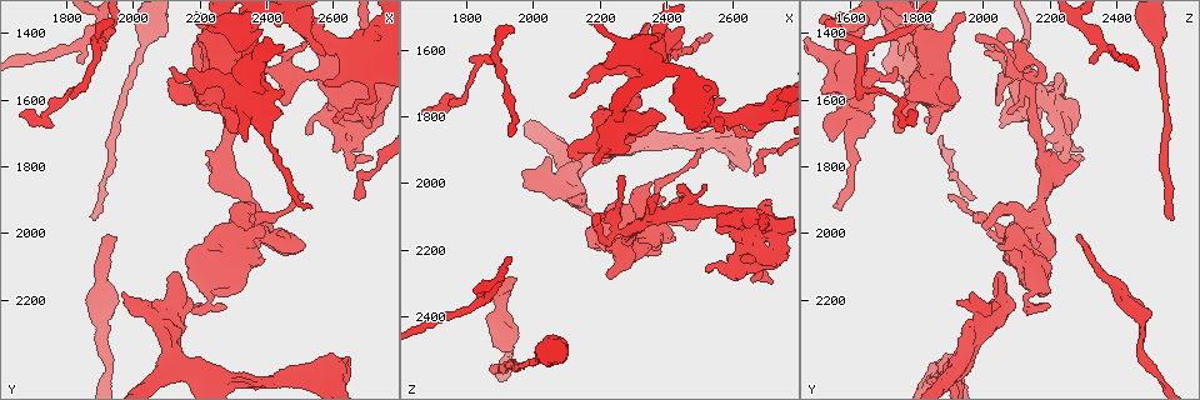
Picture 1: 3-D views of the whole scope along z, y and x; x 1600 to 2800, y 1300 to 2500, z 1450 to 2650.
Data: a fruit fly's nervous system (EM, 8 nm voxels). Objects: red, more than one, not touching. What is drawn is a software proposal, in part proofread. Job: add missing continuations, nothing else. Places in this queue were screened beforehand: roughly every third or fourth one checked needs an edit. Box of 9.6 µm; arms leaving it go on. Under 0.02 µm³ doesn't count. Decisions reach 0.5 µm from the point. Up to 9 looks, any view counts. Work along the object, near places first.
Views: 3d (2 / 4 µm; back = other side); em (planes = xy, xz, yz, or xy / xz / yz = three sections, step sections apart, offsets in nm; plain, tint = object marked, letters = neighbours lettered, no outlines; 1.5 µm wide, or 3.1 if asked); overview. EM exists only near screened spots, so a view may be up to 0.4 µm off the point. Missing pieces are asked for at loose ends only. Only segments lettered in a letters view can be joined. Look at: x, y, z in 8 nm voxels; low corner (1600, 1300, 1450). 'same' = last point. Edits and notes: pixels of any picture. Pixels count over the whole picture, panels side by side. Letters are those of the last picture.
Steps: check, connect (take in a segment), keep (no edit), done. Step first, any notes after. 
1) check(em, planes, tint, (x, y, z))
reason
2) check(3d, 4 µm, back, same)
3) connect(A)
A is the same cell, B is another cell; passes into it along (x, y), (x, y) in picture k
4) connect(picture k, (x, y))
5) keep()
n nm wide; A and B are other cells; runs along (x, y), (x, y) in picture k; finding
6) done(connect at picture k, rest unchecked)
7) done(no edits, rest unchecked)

check(3d, 2 µm, (1840, 1490, 2320))
branch stops here

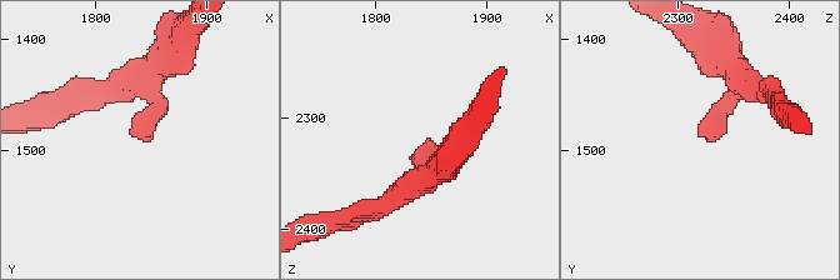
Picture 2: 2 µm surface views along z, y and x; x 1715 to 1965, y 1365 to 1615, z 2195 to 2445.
check(em, xz, step 4, letters, (1838, 1488, 2326))

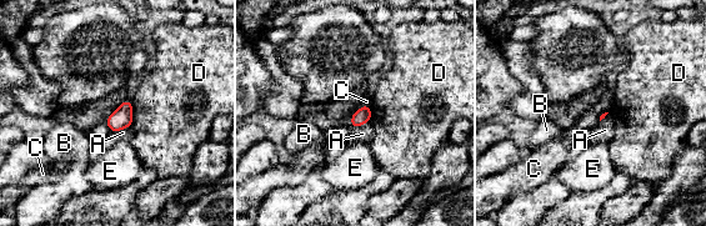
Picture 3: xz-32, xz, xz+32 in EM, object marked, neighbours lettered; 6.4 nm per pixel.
keep()
A, B, C, D and E are other cells; border along (369, 105), (354, 112), (350, 126) in picture 3; none of them fits

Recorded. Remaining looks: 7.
check(3d, 2 µm, back, (2130, 2120, 2050))
branch stops here

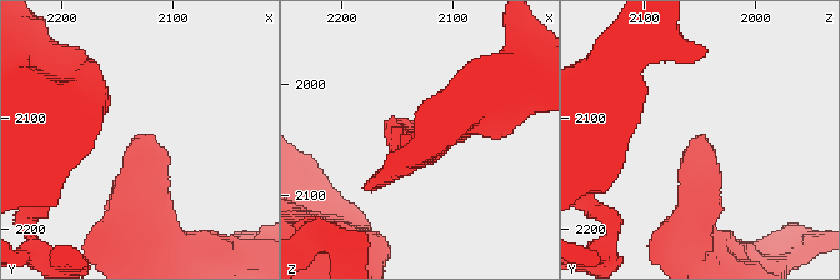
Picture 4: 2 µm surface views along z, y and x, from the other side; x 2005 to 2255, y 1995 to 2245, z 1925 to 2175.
check(em, yz, step 8, letters, (2126, 2120, 2042))

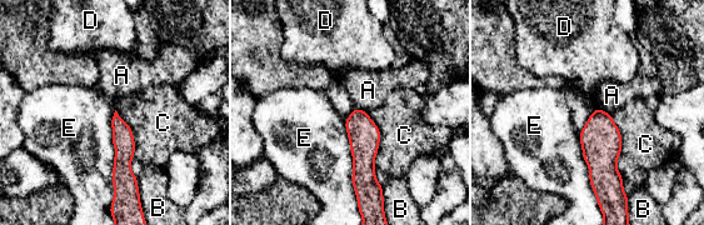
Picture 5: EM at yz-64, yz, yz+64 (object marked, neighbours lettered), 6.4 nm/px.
check(em, planes, letters, same)

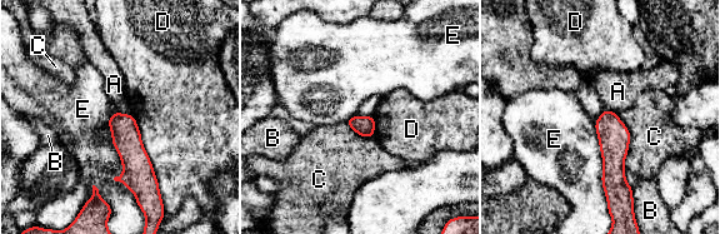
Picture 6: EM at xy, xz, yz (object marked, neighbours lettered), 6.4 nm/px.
keep()
130 nm wide; A, B, C, D and E are other cells; border along (113, 111), (114, 179), (136, 202) in picture 6; no lettered segment goes on from it

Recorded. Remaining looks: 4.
check(3d, 2 µm, (1950, 2010, 2290))
branch stops here

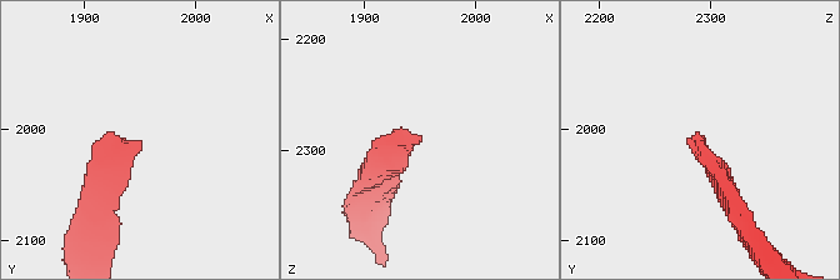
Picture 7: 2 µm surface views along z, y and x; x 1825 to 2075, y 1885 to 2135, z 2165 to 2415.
check(em, planes, plain, (1950, 2012, 2286))
need the tissue

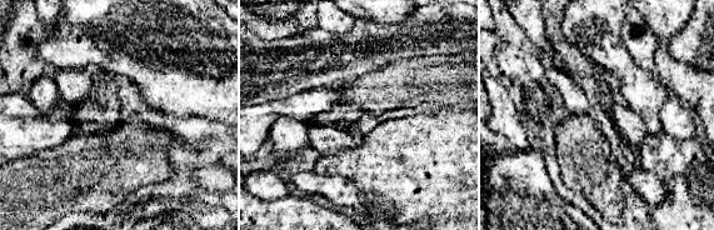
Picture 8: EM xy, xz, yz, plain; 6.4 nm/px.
check(em, planes, letters, same)

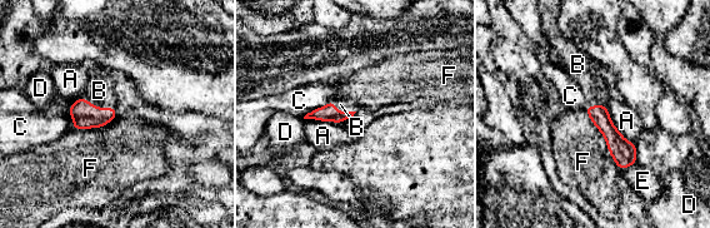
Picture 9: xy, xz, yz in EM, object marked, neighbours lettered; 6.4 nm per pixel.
connect(B)
100 nm wide; B is the same cell, A, C, D, E and F are other cells; passes into it along (85, 115), (99, 108), (99, 90) in picture 9; the neuron continues

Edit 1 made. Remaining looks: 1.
check(em, planes, letters, (2710, 1780, 2300))
branch stops here

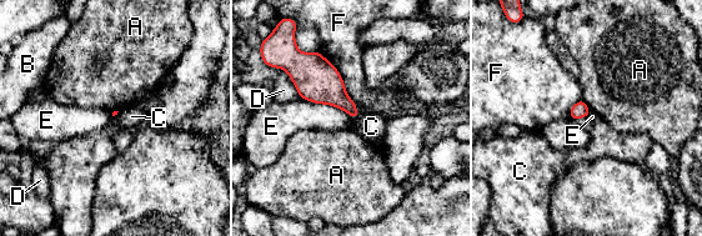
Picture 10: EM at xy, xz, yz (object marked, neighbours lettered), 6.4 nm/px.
keep()
A, B, C, D, E and F are other cells; border along (300, 98), (334, 105), (352, 118) in picture 10; none of them fits

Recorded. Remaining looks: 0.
done(connect at picture 9, rest unchecked)

